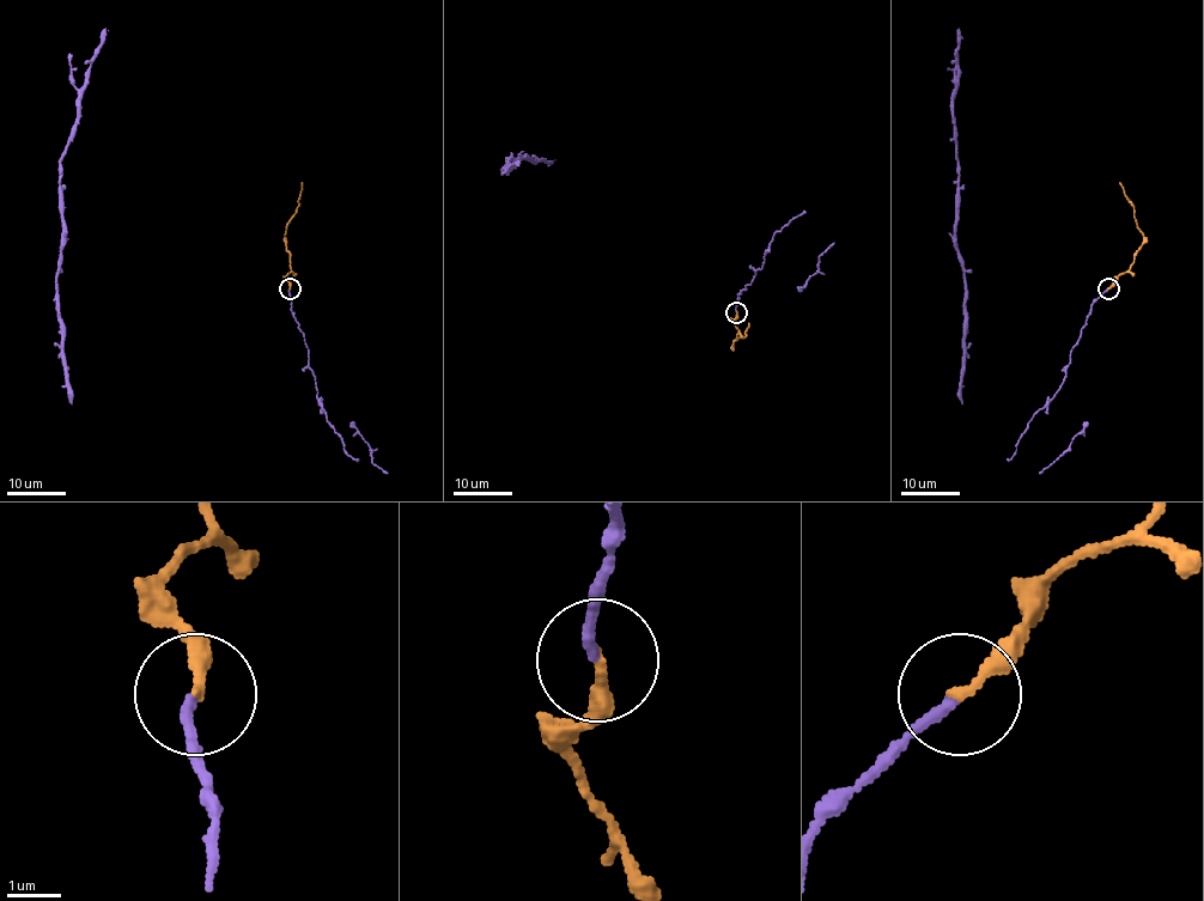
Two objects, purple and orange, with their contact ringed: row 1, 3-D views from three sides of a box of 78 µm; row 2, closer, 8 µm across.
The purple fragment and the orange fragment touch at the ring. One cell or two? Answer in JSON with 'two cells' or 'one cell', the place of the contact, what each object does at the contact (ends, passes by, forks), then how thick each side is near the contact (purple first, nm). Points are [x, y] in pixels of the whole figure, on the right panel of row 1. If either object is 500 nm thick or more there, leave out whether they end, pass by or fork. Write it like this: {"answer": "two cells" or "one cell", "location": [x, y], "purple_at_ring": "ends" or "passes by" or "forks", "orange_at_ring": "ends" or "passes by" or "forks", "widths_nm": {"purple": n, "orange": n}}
{"answer": "one cell", "location": [1108, 288], "purple_at_ring": "ends", "orange_at_ring": "ends", "widths_nm": {"purple": 190, "orange": 240}}

